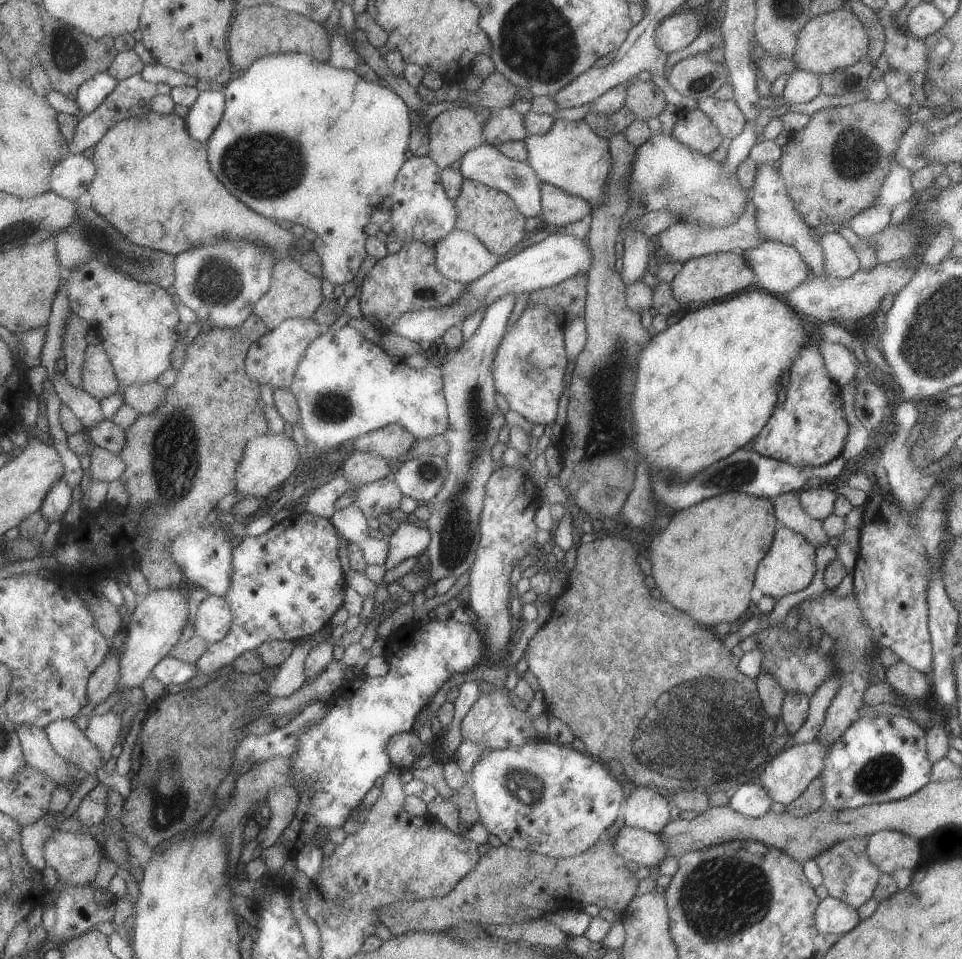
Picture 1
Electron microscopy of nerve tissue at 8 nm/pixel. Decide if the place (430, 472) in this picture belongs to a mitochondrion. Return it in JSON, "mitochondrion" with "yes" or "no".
{"mitochondrion":"yes"}

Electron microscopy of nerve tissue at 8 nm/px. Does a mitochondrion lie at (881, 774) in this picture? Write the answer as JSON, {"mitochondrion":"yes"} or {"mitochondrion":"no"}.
{"mitochondrion":"yes"}

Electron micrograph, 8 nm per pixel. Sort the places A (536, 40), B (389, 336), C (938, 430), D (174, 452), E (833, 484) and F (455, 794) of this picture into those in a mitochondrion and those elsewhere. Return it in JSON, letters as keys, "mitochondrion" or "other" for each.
{"A":"mitochondrion","B":"other","C":"other","D":"mitochondrion","E":"other","F":"other"}

